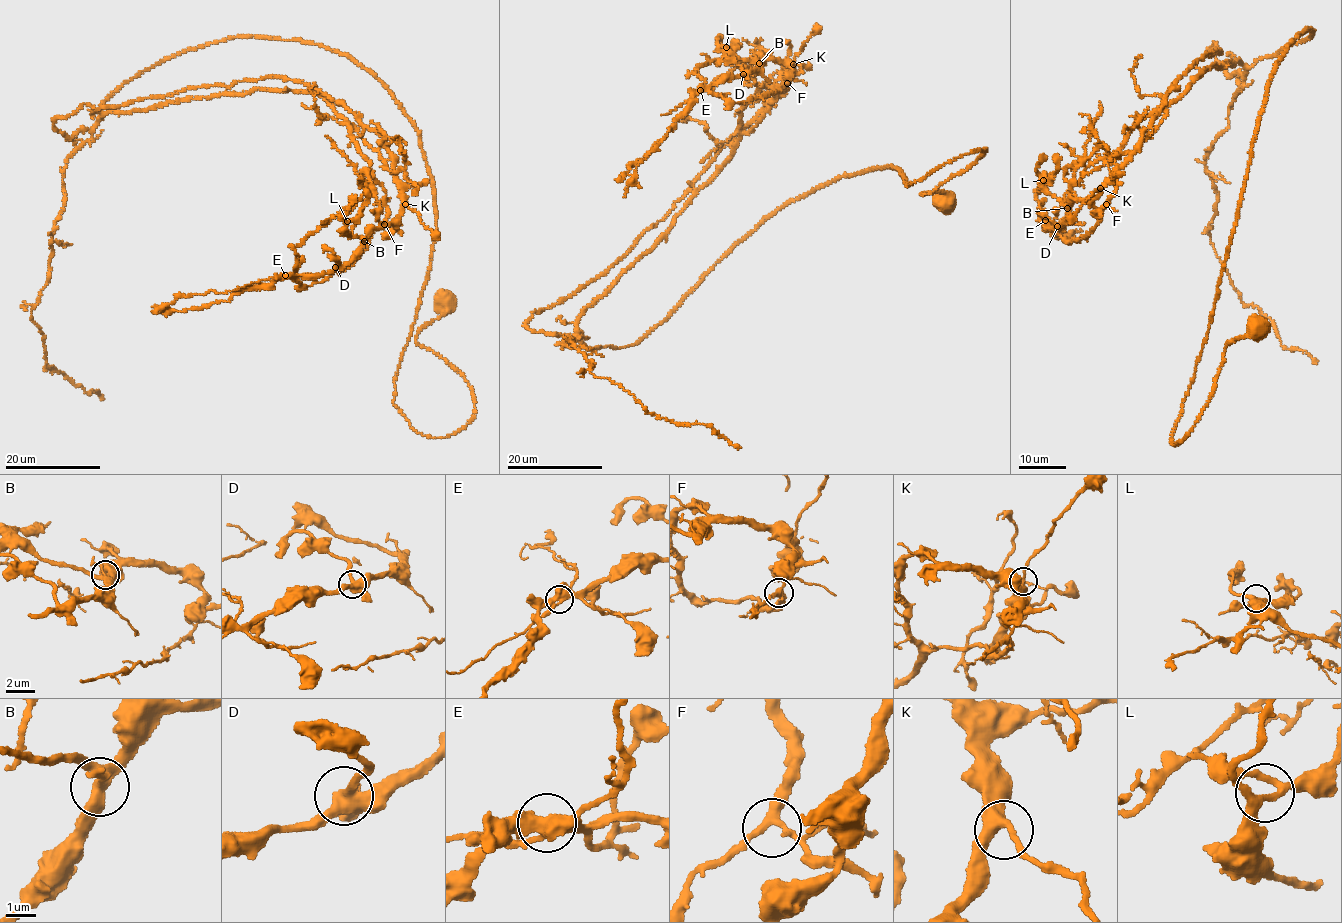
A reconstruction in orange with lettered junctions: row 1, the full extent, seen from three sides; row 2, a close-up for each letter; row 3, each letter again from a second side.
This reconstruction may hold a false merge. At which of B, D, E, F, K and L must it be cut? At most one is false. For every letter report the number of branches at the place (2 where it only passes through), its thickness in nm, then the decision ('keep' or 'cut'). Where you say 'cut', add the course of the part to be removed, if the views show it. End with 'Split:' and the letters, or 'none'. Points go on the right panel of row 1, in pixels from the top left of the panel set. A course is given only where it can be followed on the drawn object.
B: branches 4; calibre 360 nm; keep
D: branches 5; calibre 440 nm; keep
E: branches 5; calibre 480 nm; keep
F: branches 4; calibre 280 nm; keep
K: branches 3; calibre 360 nm; keep
L: branches 4; calibre 280 nm; keep
Split: none

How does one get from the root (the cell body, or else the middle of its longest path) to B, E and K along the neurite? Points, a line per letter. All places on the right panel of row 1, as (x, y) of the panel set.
B: (1257, 326), (1171, 444), (1265, 93), (1312, 30), (1202, 72), (1067, 208)
E: (1257, 326), (1171, 444), (1265, 93), (1308, 28), (1051, 173), (1045, 221)
K: (1257, 326), (1228, 345), (1195, 427), (1171, 444), (1265, 93), (1312, 30), (1249, 67), (1202, 72), (1100, 188)

